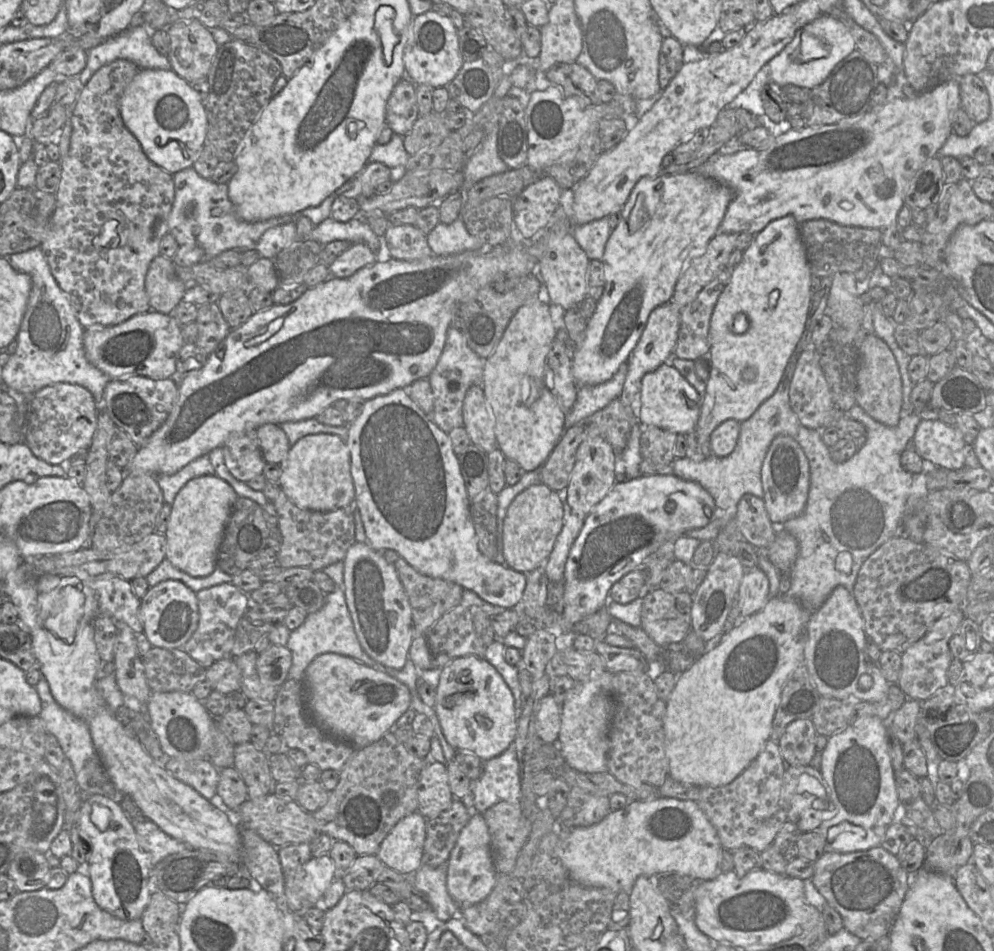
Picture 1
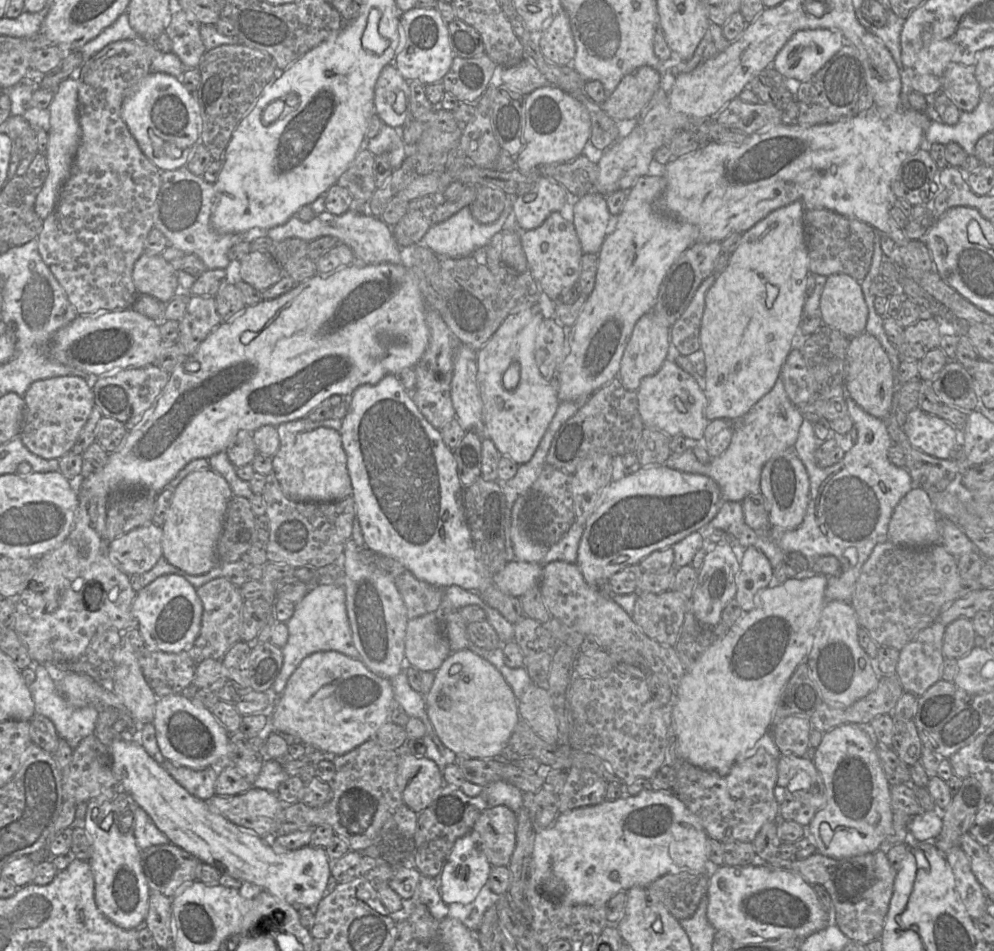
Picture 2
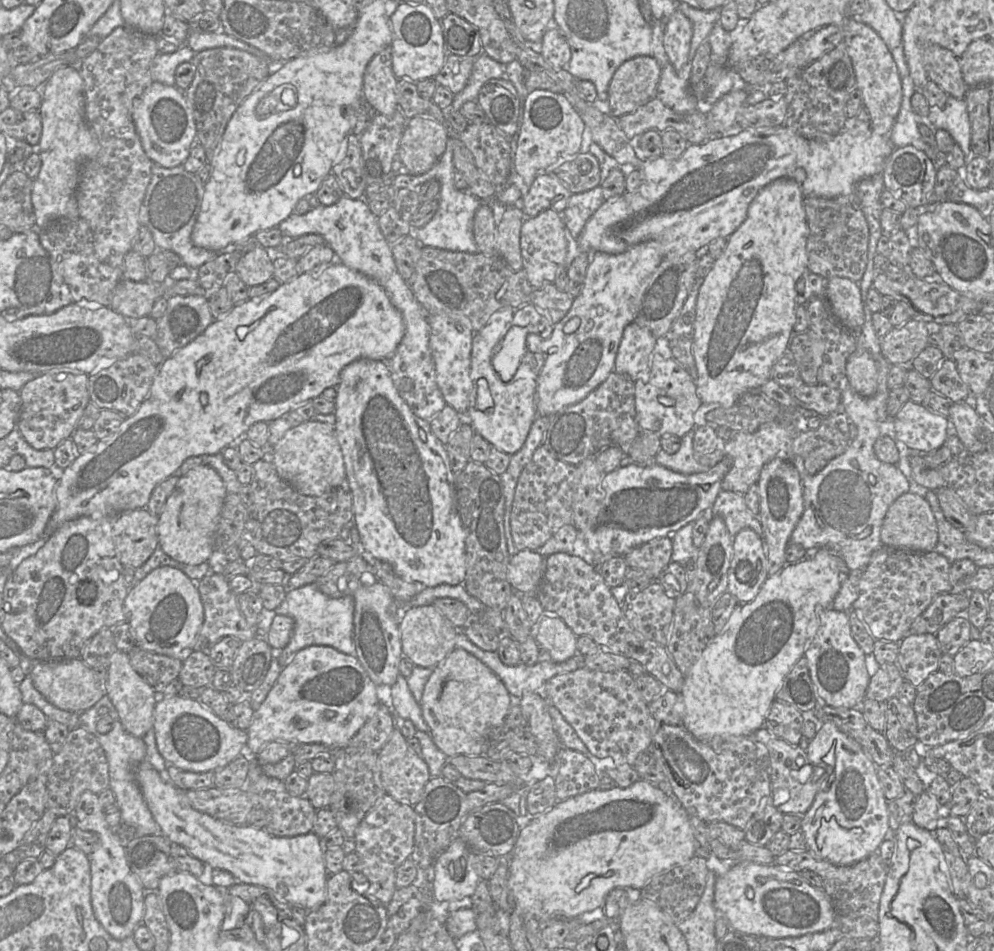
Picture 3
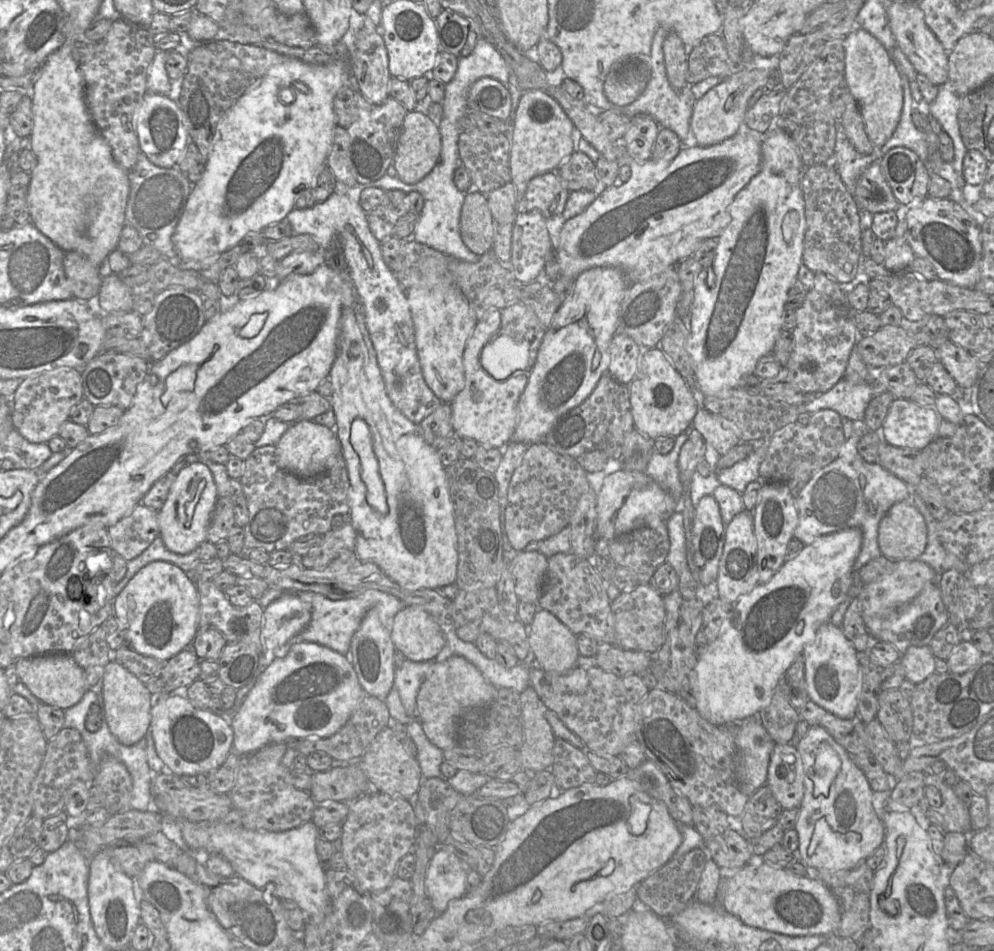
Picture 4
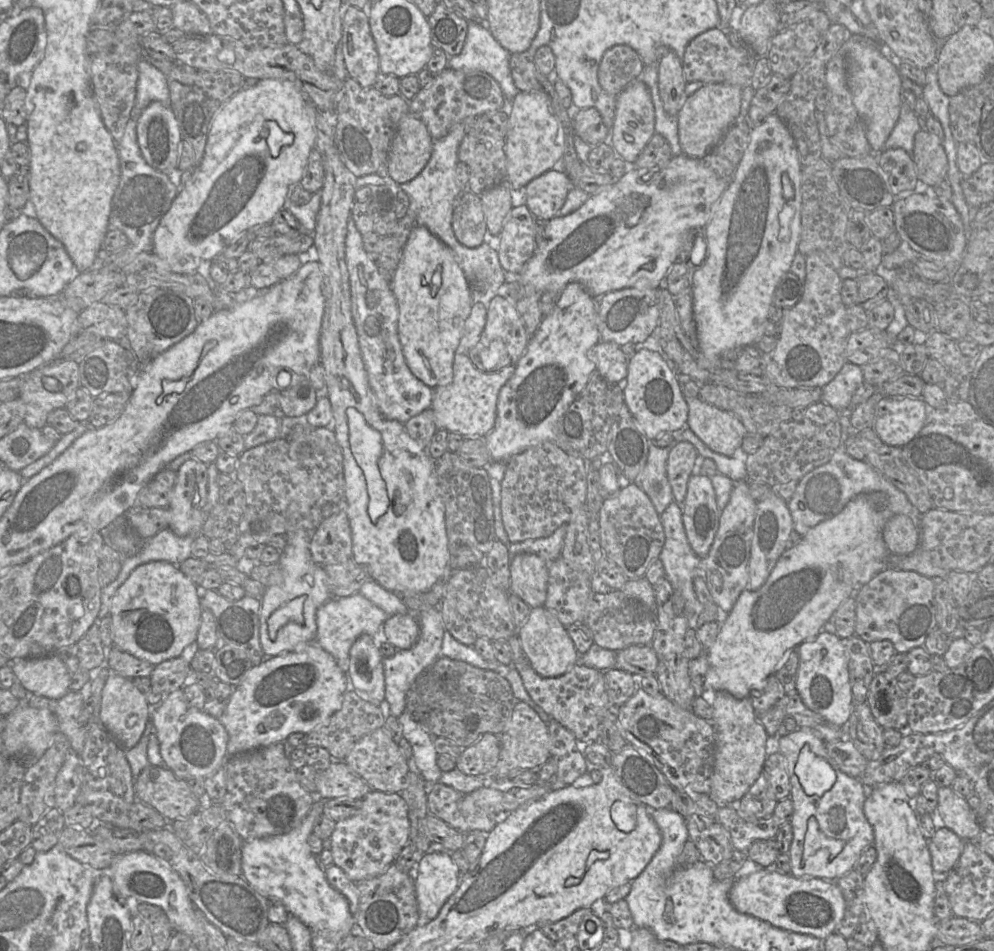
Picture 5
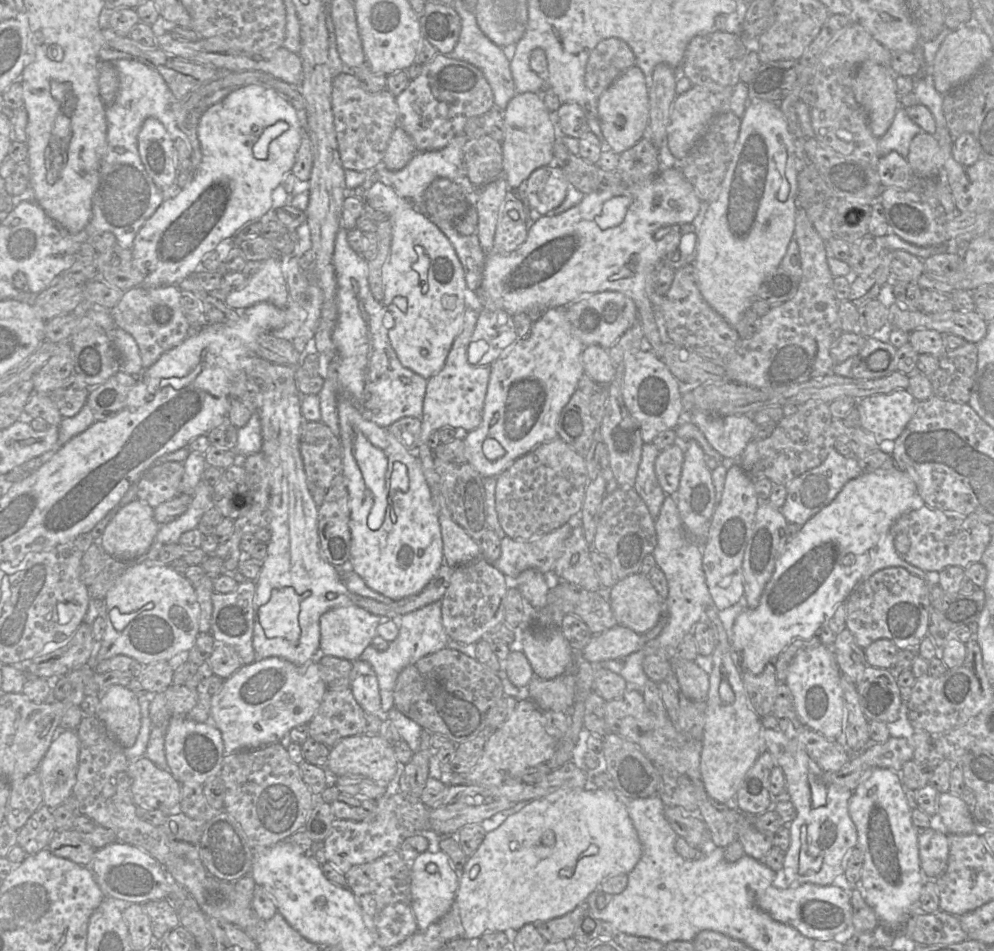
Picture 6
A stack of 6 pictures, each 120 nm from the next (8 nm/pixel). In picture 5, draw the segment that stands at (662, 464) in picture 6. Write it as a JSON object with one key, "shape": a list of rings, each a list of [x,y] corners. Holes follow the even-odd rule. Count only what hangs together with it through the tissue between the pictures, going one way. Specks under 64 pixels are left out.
{"shape":[[[687,441],[677,443],[669,452],[666,462],[666,474],[672,489],[673,499],[682,505],[686,497],[687,484],[693,475],[694,466],[699,454],[696,448]]]}

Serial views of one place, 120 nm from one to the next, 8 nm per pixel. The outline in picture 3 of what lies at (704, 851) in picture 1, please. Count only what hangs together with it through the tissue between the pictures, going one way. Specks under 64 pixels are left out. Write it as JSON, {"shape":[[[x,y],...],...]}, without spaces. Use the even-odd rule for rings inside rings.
{"shape":[[[639,780],[629,787],[595,789],[557,801],[547,811],[523,819],[516,844],[508,856],[507,886],[513,907],[532,913],[538,919],[577,918],[580,914],[602,907],[606,895],[616,887],[640,890],[654,876],[687,863],[698,843],[686,809],[656,785]]]}

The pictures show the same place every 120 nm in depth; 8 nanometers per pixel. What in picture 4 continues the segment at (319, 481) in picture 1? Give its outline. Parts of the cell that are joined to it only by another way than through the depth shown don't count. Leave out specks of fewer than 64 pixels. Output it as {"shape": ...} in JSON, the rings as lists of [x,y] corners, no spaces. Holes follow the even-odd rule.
{"shape":[[[300,419],[290,424],[275,446],[279,467],[300,478],[312,478],[326,472],[336,463],[339,454],[342,454],[336,436],[336,426],[328,428],[307,419]]]}

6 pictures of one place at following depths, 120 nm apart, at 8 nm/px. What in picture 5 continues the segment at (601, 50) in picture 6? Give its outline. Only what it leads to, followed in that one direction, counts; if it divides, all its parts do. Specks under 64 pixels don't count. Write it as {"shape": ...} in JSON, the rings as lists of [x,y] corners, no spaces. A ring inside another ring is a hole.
{"shape":[[[614,45],[602,56],[598,68],[598,82],[611,96],[617,96],[626,86],[636,80],[644,70],[639,54],[630,46]]]}

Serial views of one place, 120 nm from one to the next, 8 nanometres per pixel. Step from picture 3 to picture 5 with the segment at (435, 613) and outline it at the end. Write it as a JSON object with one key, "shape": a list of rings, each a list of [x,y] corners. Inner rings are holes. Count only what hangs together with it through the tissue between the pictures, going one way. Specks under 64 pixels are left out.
{"shape":[[[408,612],[389,616],[383,625],[381,635],[398,650],[411,648],[420,634],[416,615]]]}

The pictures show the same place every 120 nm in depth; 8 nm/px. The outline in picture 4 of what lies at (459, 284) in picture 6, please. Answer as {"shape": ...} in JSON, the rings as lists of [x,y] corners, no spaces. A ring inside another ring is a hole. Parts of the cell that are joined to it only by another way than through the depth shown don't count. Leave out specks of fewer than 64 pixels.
{"shape":[[[457,287],[405,289],[424,380],[442,402],[450,404],[465,386],[463,354],[476,324],[471,305]]]}

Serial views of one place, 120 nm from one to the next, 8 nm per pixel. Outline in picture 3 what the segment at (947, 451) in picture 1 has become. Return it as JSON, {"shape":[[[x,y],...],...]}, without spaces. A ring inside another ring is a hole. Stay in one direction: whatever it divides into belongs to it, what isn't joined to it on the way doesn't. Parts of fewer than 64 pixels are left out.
{"shape":[[[909,400],[894,418],[895,440],[903,449],[920,452],[938,450],[947,439],[948,421],[948,417]]]}

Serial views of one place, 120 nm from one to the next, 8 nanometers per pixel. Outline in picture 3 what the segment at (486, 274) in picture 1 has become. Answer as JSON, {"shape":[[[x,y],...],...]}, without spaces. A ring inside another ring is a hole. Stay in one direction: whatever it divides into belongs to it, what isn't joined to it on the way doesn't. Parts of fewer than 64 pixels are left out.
{"shape":[[[339,261],[314,273],[298,274],[294,279],[282,284],[270,294],[249,298],[241,304],[235,304],[226,315],[214,320],[192,342],[175,352],[170,358],[165,359],[158,367],[158,372],[147,398],[132,416],[124,418],[116,432],[98,440],[86,453],[78,455],[71,465],[63,469],[56,486],[57,506],[49,520],[46,535],[51,535],[64,523],[81,516],[115,518],[122,512],[145,508],[154,488],[161,481],[173,475],[186,459],[195,456],[219,454],[227,446],[233,445],[242,439],[253,424],[271,422],[284,417],[299,405],[319,397],[325,389],[337,386],[343,368],[355,360],[361,358],[380,361],[389,359],[395,353],[404,334],[405,324],[402,315],[392,304],[382,286],[374,279],[351,269]]]}

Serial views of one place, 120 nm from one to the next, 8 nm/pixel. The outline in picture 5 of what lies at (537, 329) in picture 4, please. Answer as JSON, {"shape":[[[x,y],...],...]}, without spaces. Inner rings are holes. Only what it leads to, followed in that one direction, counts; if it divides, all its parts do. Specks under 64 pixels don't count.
{"shape":[[[495,295],[487,306],[486,324],[481,337],[471,350],[473,364],[485,372],[494,372],[508,365],[516,365],[525,352],[531,335],[515,307],[504,297]]]}

